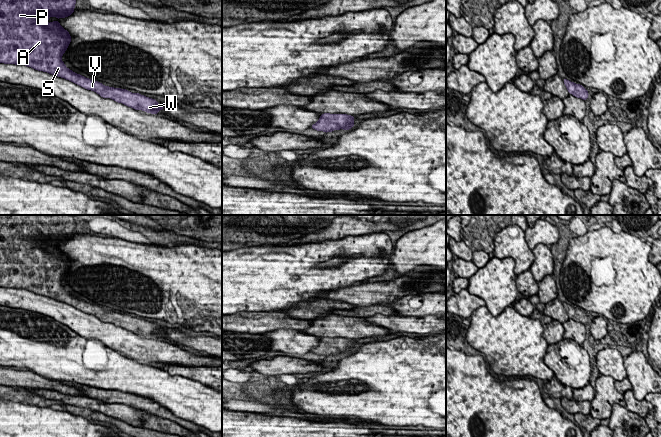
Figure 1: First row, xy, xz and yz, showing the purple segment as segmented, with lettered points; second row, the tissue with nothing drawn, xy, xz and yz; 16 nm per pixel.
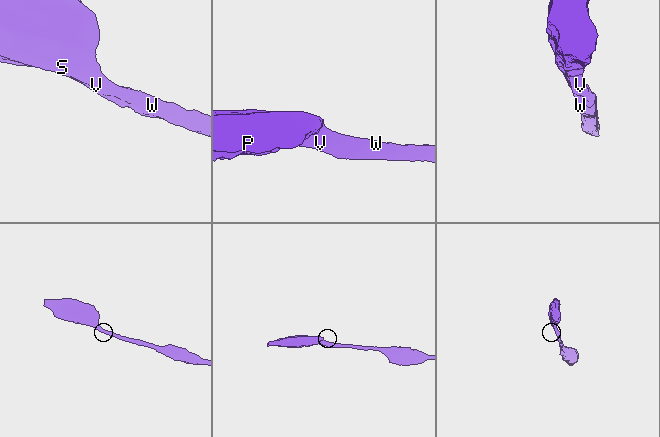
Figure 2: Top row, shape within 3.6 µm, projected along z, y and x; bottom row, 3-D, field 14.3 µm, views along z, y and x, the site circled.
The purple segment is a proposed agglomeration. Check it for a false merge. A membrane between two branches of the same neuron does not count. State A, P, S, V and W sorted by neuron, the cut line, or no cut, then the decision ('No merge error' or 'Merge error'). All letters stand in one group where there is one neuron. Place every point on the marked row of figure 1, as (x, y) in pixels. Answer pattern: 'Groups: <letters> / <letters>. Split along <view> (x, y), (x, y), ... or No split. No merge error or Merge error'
Groups: A P S V W. No split. No merge error

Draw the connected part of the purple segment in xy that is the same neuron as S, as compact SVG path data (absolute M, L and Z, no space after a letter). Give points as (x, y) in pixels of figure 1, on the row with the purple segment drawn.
M0 0L0 63L25 65L38 71L47 72L54 76L69 80L82 88L94 91L102 98L113 99L137 111L143 110L147 113L157 115L159 110L164 110L164 106L160 105L155 99L148 98L139 93L132 93L127 89L105 86L101 82L86 78L65 66L61 57L64 55L64 52L71 42L71 36L69 32L59 24L58 20L52 21L50 24L47 21L51 16L59 19L72 15L75 11L75 4L76 0Z

